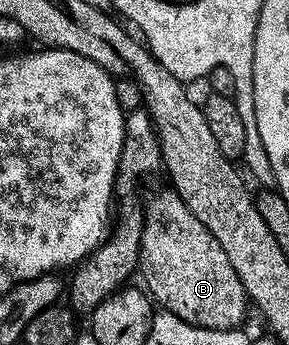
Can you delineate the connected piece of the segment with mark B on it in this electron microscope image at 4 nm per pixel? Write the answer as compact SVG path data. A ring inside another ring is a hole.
M164 187L160 193L146 198L138 272L141 277L143 273L142 284L146 292L158 304L160 301L163 304L160 306L166 312L185 323L199 329L238 329L244 324L242 321L247 317L249 298L237 271L233 271L233 263L229 263L229 255L225 255L221 243L209 235L209 227L205 227L205 223L201 223L201 219L197 219L189 207L185 207L183 200L170 187Z

